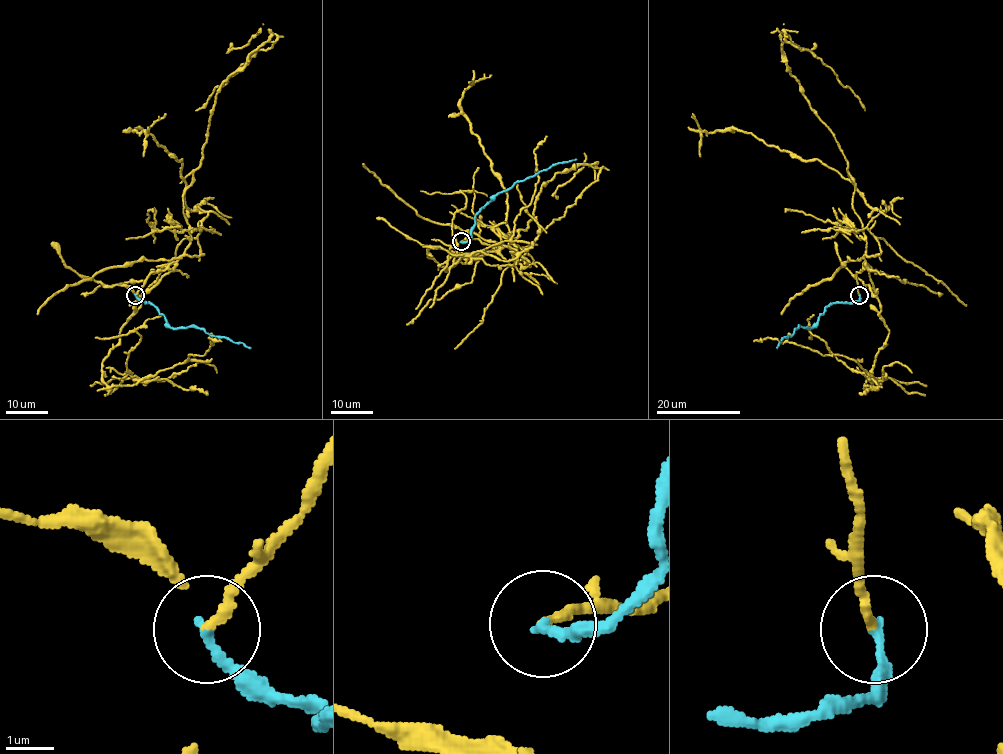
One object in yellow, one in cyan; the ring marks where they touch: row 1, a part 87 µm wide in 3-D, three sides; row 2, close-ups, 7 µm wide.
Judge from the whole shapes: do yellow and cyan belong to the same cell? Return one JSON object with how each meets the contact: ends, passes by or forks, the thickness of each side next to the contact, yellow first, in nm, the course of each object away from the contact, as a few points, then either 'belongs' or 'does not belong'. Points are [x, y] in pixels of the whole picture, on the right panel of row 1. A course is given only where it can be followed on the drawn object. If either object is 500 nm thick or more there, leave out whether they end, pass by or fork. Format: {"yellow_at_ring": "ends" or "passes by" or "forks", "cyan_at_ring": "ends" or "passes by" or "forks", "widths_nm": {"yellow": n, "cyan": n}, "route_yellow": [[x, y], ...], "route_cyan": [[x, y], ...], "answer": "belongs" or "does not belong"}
{"yellow_at_ring": "ends", "cyan_at_ring": "ends", "widths_nm": {"yellow": 190, "cyan": 200}, "route_yellow": [[859, 295], [866, 242], [852, 206], [854, 184], [835, 135], [790, 73], [781, 44], [808, 49], [865, 110]], "route_cyan": [[859, 295], [860, 299], [853, 302], [829, 303], [811, 327], [799, 326], [777, 347]], "answer": "does not belong"}

